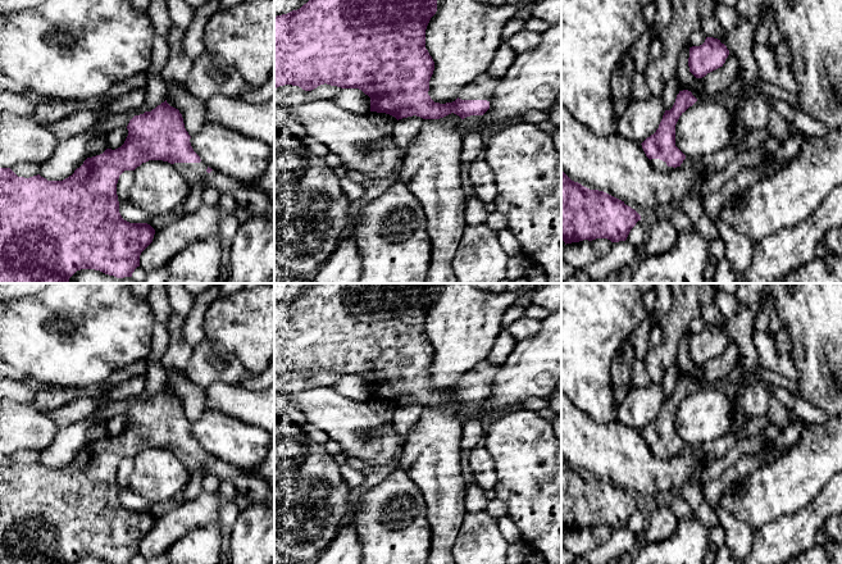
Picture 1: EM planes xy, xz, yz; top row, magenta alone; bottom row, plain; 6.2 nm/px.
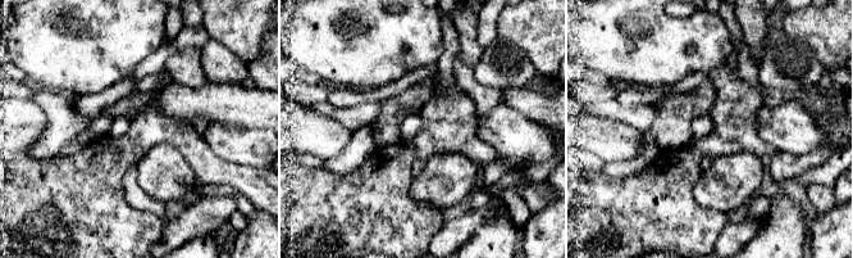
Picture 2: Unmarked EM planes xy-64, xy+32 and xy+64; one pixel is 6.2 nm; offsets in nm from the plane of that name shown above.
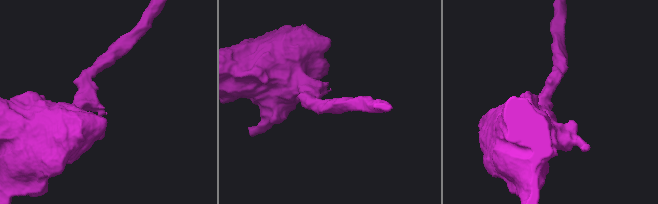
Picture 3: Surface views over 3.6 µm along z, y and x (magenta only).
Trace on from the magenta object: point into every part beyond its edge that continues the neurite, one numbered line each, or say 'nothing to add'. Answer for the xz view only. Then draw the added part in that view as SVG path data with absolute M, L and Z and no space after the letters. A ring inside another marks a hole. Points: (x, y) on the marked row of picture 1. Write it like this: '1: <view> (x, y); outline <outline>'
1: xz (481, 89); outline M481 74L459 92L461 100L487 100L490 101L497 87L497 78Z

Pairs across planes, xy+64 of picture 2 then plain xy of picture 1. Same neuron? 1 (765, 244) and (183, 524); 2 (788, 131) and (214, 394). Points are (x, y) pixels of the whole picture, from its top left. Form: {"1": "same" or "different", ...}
{"1": "different", "2": "different"}

